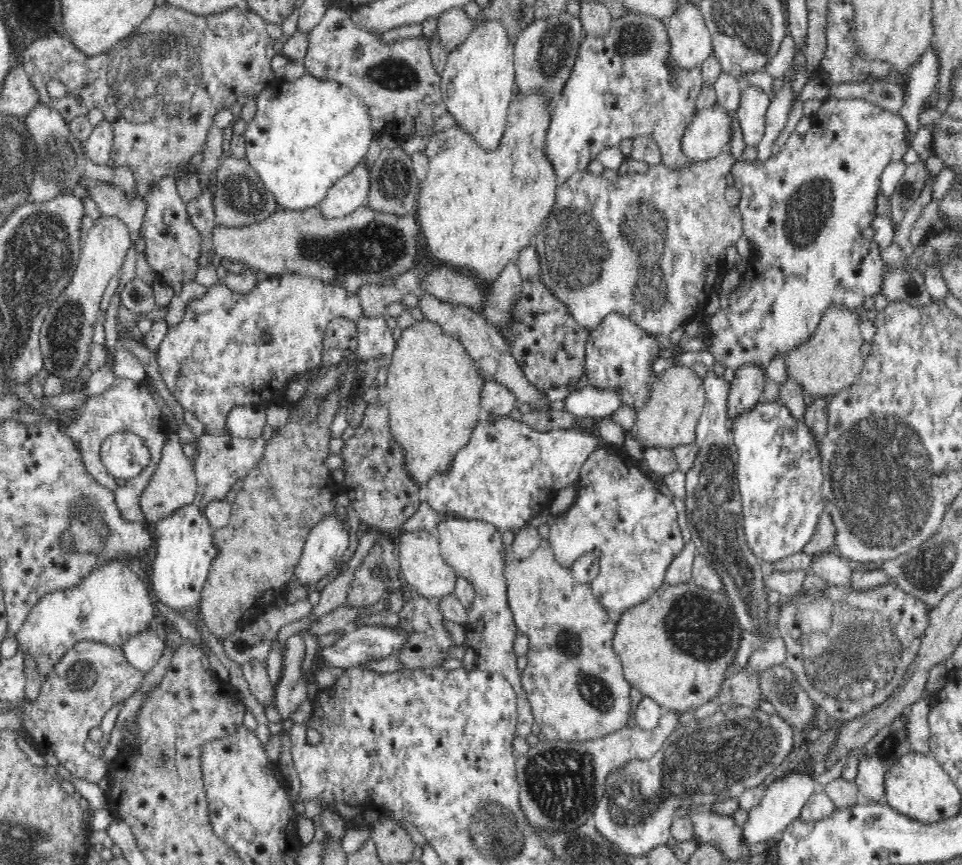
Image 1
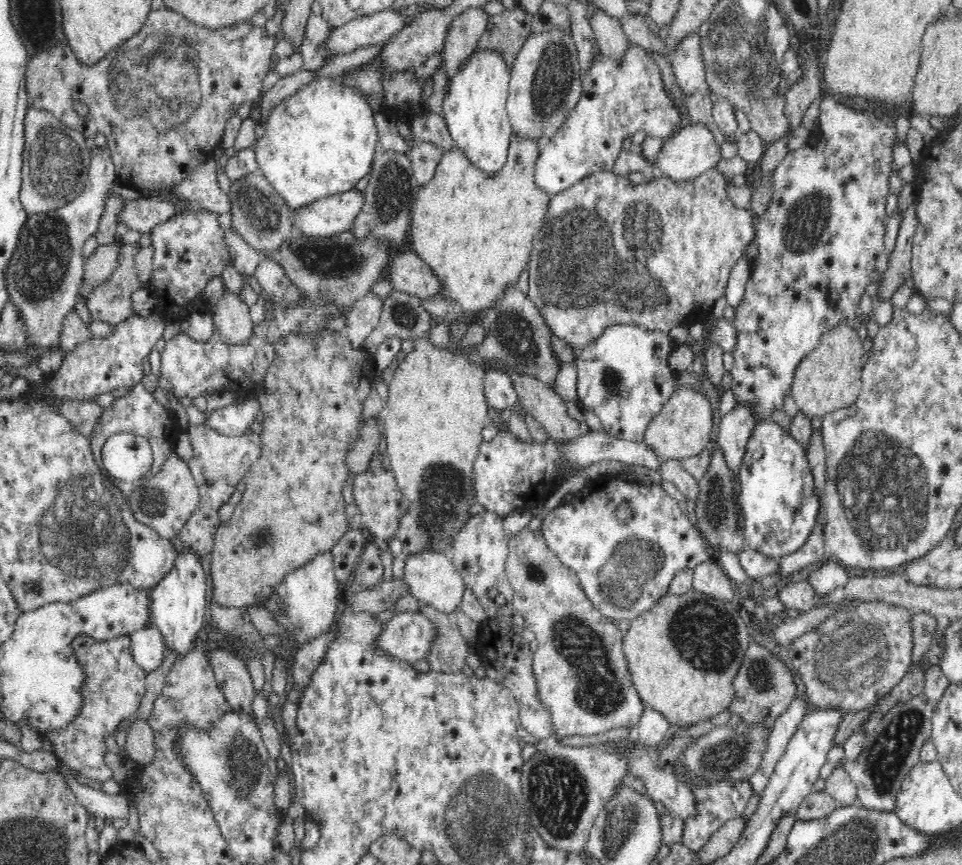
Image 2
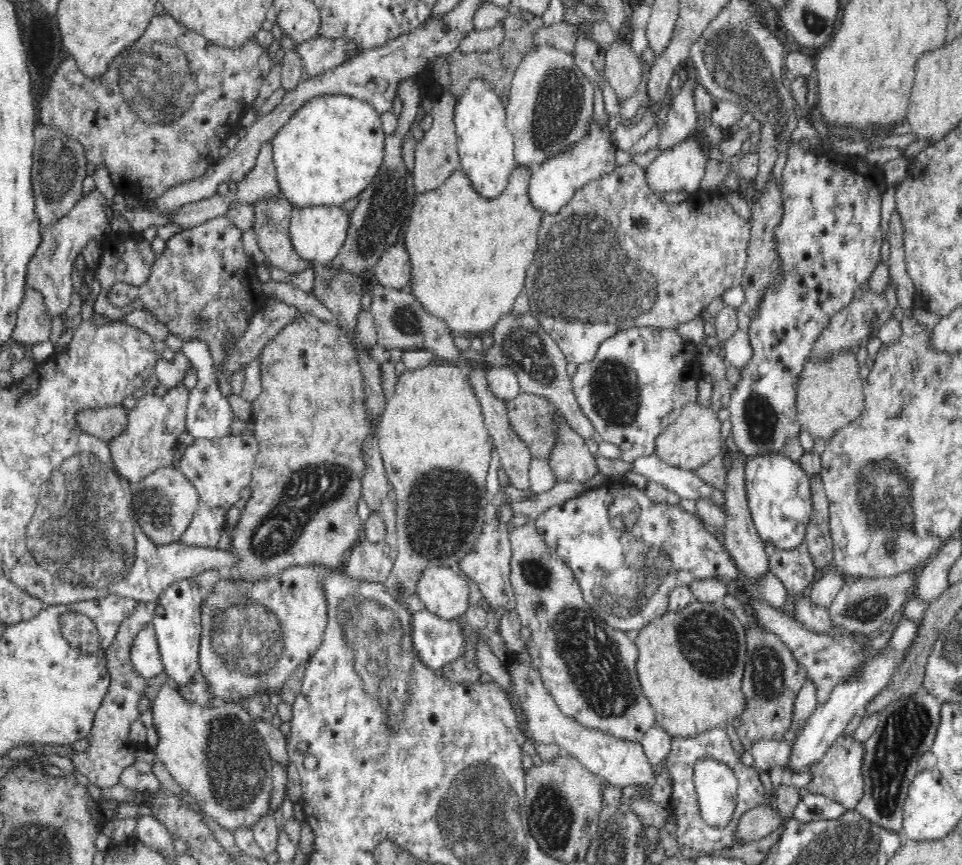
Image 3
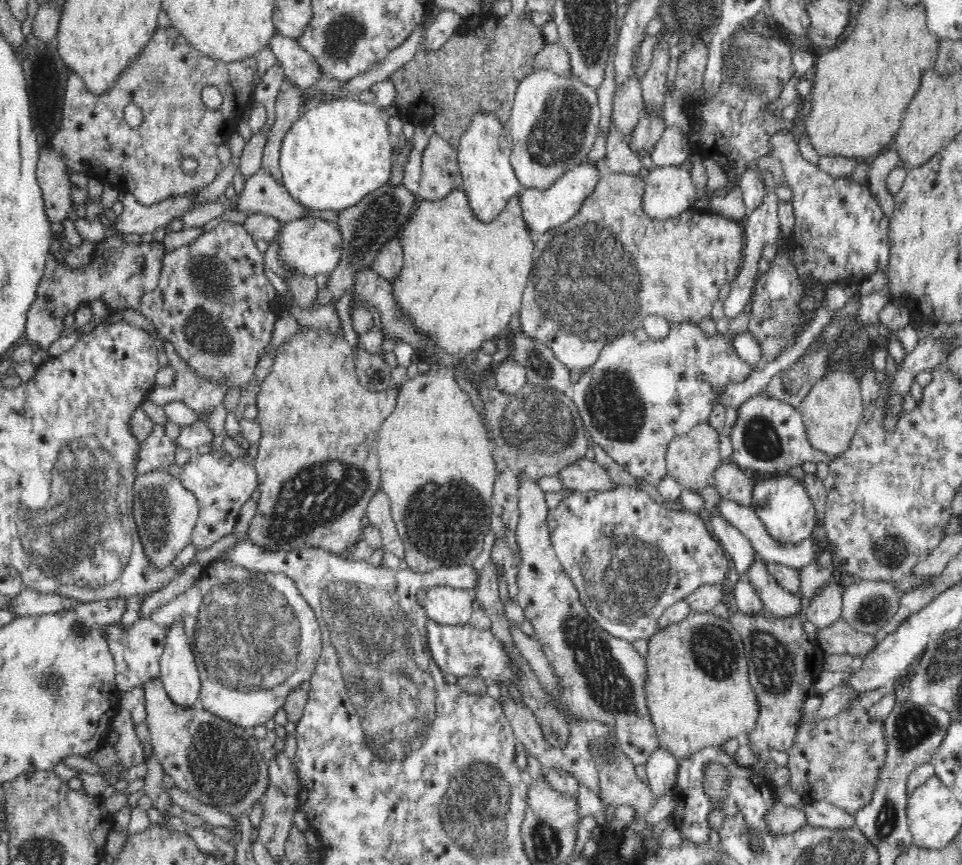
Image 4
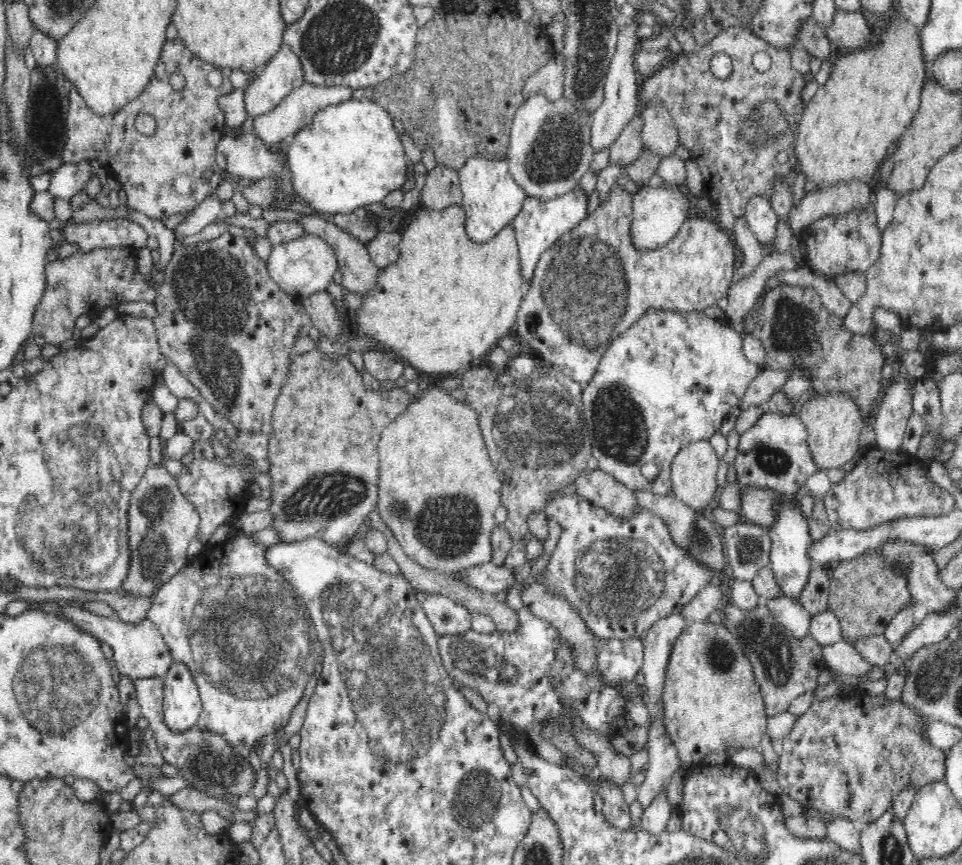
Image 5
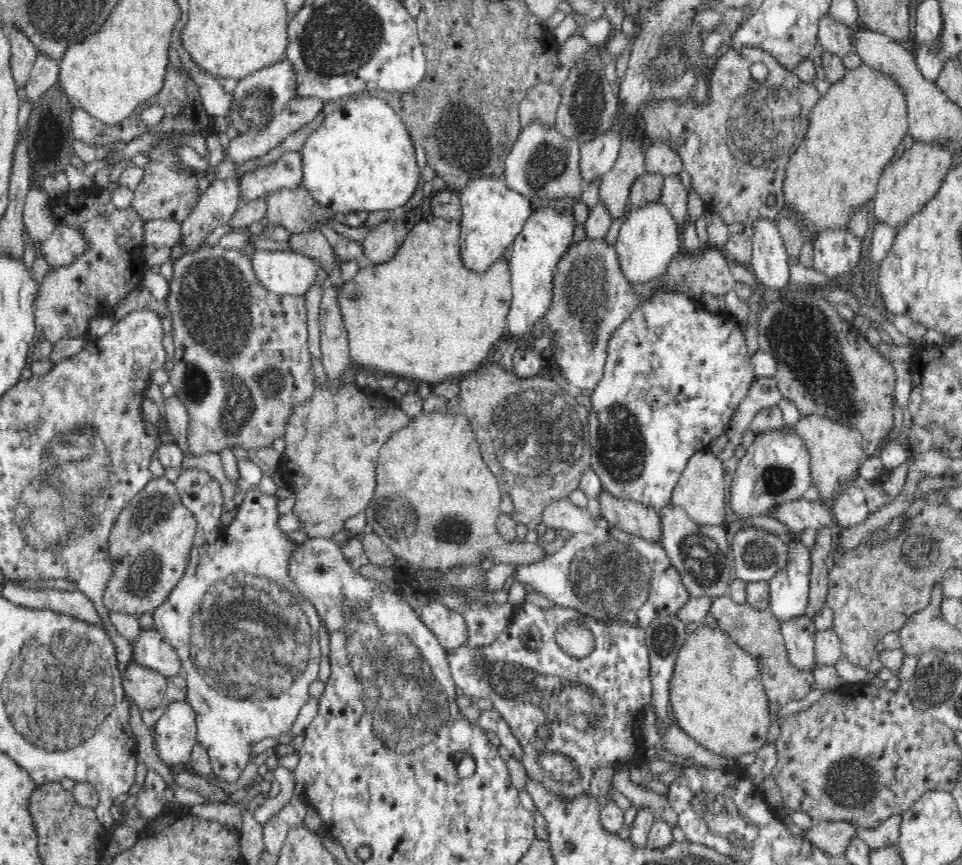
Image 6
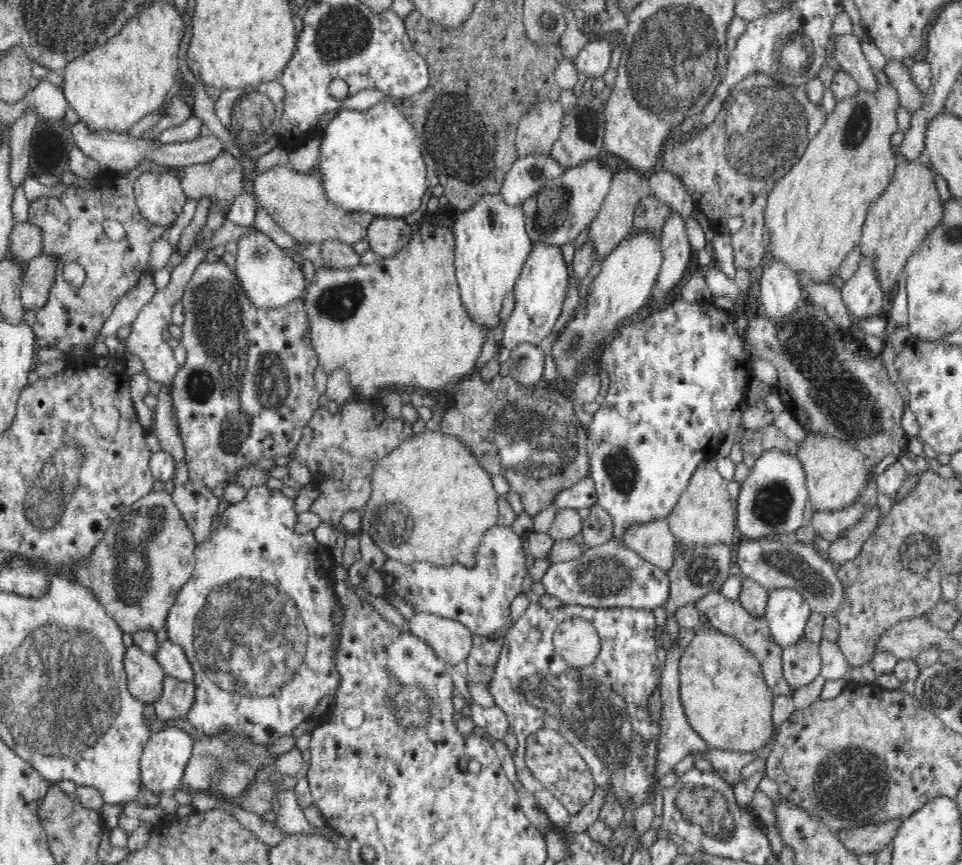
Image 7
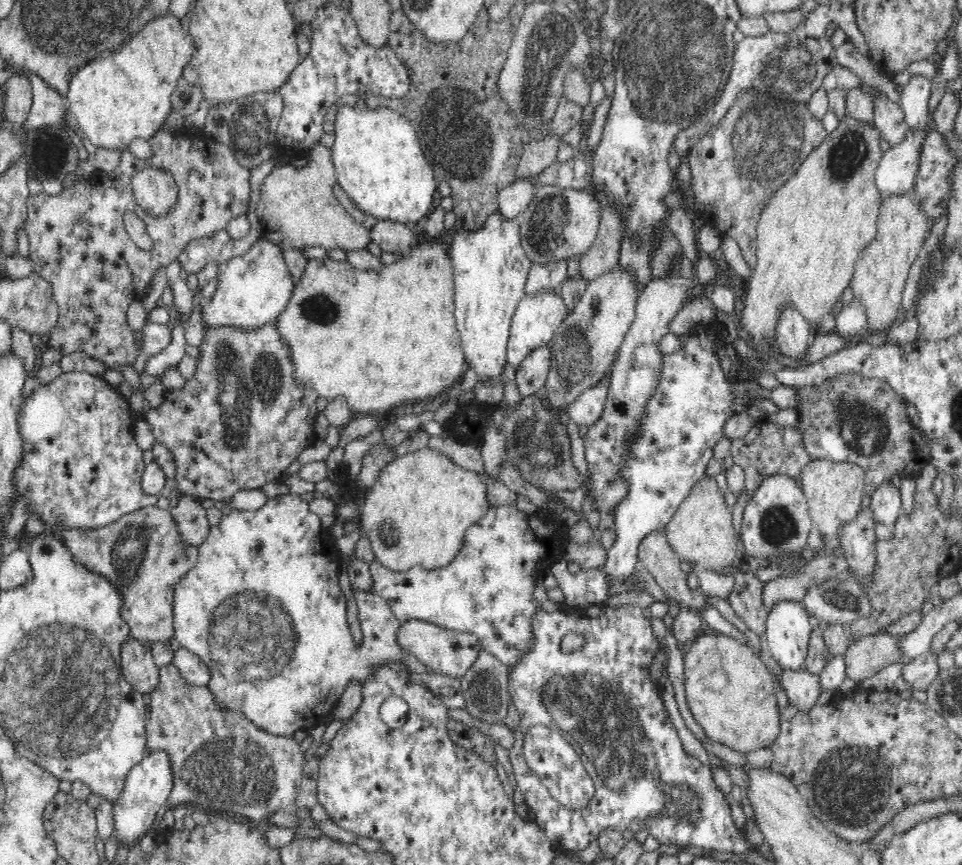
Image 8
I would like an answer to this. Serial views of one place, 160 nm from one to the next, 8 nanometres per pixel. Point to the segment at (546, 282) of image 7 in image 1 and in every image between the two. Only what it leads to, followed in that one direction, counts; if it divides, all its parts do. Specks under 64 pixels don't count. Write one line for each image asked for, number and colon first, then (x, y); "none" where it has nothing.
1: (619, 88)
2: (619, 97)
3: (553, 182)
4: (544, 208)
5: (536, 230)
6: (545, 235)

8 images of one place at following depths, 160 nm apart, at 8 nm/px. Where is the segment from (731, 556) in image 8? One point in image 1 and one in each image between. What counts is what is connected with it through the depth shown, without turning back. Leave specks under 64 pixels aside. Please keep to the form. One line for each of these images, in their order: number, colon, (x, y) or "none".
1: (674, 405)
2: (683, 427)
3: (693, 438)
4: (691, 457)
5: (693, 470)
6: (701, 489)
7: (703, 515)

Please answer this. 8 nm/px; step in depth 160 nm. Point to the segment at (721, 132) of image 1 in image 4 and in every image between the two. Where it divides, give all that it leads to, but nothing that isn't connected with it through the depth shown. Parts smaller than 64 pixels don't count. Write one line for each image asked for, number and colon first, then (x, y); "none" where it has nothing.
2: (691, 151)
3: (680, 168)
4: (669, 190)

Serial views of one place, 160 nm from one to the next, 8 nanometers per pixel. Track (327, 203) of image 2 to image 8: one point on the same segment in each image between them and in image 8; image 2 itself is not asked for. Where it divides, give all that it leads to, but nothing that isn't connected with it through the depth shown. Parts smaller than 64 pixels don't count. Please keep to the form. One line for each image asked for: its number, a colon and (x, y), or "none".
3: (317, 233)
4: (309, 245)
5: (305, 264)
6: (288, 273)
7: (271, 278)
8: (254, 288)

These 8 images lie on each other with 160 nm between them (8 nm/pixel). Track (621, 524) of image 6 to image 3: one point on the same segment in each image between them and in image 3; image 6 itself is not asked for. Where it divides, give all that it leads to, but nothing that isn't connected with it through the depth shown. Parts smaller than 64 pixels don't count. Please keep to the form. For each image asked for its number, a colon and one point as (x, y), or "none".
3: (570, 459)
4: (582, 475)
5: (600, 487)

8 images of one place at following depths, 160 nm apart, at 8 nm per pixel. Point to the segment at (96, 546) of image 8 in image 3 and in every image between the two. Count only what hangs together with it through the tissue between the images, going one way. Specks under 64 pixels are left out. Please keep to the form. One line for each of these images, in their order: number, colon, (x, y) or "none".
3: (163, 503)
4: (166, 512)
5: (162, 522)
6: (152, 540)
7: (147, 554)

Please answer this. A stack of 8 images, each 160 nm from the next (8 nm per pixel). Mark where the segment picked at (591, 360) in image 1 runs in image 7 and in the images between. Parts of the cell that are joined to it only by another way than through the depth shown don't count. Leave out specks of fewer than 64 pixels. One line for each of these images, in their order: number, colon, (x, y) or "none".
2: (624, 376)
3: (639, 379)
4: (639, 393)
5: (670, 380)
6: (674, 374)
7: (675, 377)

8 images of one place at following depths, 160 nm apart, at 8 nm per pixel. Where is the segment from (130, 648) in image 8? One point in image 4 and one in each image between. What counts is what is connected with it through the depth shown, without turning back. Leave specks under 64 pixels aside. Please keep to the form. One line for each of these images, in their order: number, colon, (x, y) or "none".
4: (216, 761)
5: (207, 761)
6: (147, 688)
7: (145, 677)

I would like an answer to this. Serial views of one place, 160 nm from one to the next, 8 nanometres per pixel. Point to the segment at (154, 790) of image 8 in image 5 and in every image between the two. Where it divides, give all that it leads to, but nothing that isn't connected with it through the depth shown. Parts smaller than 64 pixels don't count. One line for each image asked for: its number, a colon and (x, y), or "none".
5: (182, 705)
6: (174, 735)
7: (167, 752)

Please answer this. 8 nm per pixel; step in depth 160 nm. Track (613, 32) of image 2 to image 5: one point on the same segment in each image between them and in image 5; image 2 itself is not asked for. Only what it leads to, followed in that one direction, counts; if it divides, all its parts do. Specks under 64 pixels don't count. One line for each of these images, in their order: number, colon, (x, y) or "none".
3: (623, 71)
4: (628, 101)
5: (628, 146)

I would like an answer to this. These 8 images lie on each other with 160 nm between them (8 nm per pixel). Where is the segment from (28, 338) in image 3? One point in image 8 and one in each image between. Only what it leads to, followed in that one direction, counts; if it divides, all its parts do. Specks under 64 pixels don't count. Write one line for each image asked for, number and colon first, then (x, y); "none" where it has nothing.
4: (119, 273)
5: (85, 282)
6: (110, 269)
7: (101, 228)
8: (77, 241)

